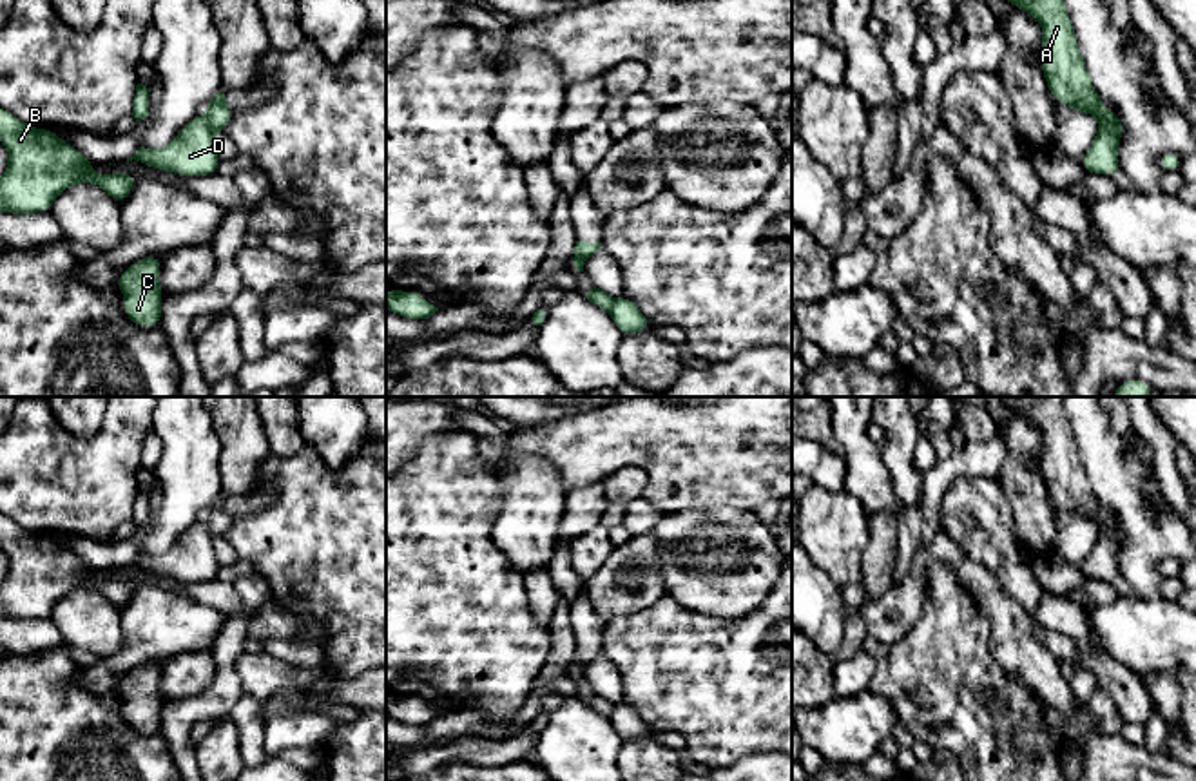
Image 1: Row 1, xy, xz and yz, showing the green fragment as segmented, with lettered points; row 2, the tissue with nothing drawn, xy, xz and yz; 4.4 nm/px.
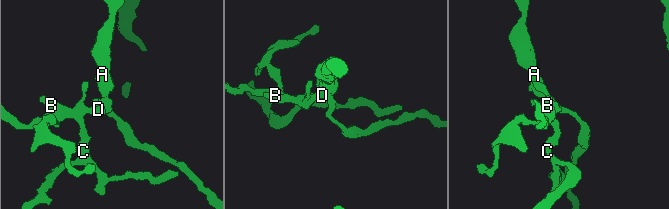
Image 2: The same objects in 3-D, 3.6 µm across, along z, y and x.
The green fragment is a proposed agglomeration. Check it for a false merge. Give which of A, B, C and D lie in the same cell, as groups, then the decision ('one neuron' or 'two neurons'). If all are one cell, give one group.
A / B C D; two neurons

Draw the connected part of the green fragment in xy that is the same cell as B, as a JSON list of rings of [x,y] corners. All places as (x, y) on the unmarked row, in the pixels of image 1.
[[[2,513],[0,547],[9,560],[7,576],[0,583],[4,618],[51,618],[56,602],[76,589],[96,591],[121,611],[138,589],[127,578],[96,582],[91,574],[98,569],[62,547],[54,536],[29,533]]]

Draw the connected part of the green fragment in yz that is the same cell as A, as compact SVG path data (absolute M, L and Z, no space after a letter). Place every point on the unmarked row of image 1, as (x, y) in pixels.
M997 397L1015 413L1033 420L1042 435L1042 480L1051 502L1076 518L1093 520L1118 545L1124 531L1113 515L1102 516L1102 502L1093 495L1087 471L1080 460L1062 397Z

